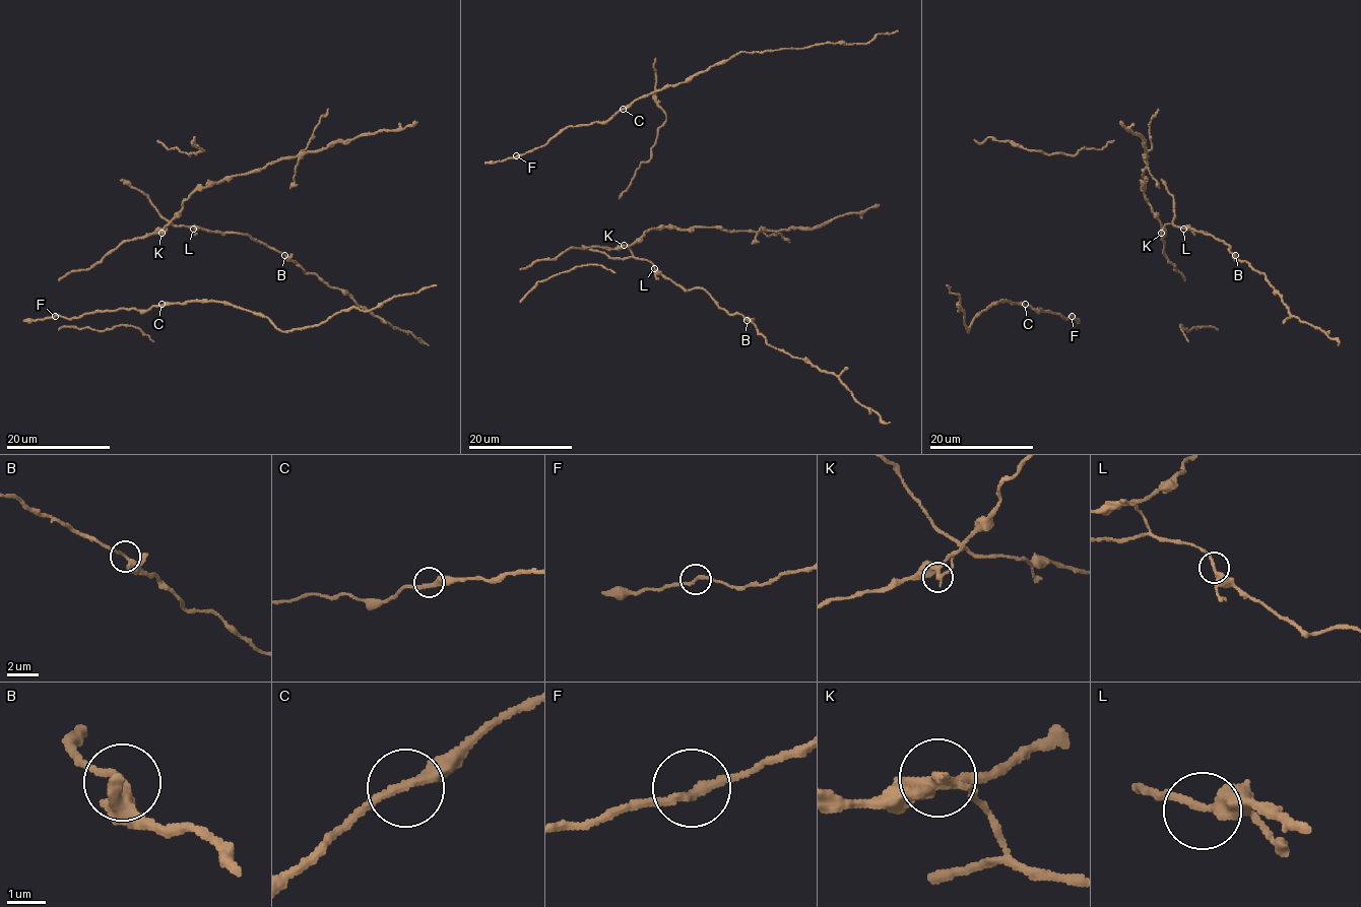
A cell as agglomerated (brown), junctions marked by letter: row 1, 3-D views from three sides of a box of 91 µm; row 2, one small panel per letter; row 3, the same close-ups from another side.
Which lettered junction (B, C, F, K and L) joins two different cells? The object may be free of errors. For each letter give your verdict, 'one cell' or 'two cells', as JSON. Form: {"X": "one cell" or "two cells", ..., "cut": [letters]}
{"B": "one cell", "C": "one cell", "F": "one cell", "K": "two cells", "L": "one cell", "cut": ["K"]}

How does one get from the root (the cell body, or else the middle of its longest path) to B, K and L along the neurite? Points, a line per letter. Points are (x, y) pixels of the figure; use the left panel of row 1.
B: (74, 271), (92, 268), (124, 242), (157, 234), (169, 223), (247, 234), (284, 255)
K: (74, 271), (92, 268), (126, 241), (161, 233)
L: (74, 271), (92, 268), (124, 242), (157, 234), (169, 223), (193, 229)

